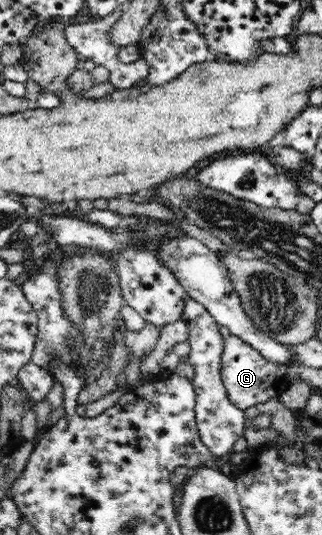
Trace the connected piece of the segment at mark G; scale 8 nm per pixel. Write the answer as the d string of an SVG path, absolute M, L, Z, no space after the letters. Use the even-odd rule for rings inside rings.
M229 335L223 342L221 362L221 379L228 393L230 402L240 410L246 410L254 404L268 402L270 398L278 398L283 390L290 384L286 373L286 365L274 363L263 357L260 352L252 348L236 335Z

